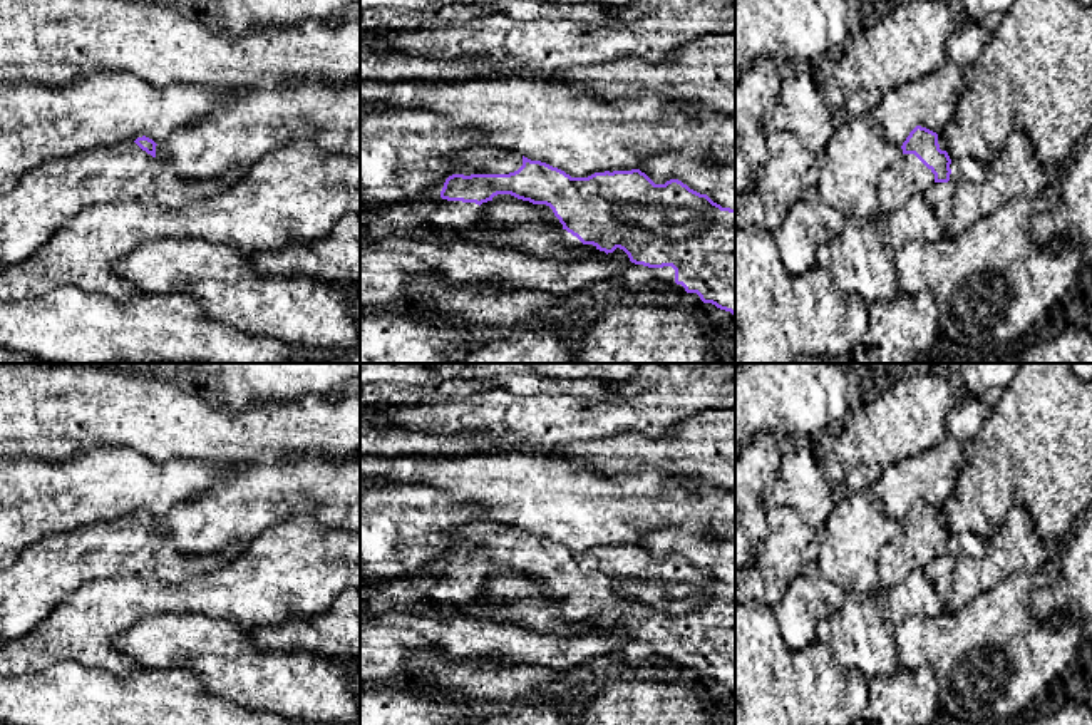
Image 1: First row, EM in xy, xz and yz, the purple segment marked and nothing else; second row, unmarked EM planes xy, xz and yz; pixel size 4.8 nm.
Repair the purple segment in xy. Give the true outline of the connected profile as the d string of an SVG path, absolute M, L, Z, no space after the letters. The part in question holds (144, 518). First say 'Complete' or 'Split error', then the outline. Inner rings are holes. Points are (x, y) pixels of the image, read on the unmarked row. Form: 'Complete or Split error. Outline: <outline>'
Split error. Outline: M146 511L116 521L95 522L70 532L52 534L23 549L18 558L0 569L0 640L17 640L32 631L69 593L79 586L106 578L159 578L167 583L179 583L191 576L209 573L224 563L238 558L248 544L229 544L224 551L211 556L184 556L173 544L156 534L156 517Z

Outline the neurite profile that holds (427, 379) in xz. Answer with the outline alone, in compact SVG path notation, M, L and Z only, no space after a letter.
M360 363L360 405L456 402L496 387L516 395L574 395L591 400L611 395L610 383L603 380L549 378L534 372L514 372L507 378L440 380L424 363Z

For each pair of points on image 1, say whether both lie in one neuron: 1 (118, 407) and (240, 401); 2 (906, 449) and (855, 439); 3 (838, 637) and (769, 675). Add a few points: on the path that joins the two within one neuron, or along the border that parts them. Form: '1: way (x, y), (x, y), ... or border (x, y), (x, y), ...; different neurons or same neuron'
1: border (267, 402), (257, 402), (242, 411), (228, 409); different neurons
2: border (868, 419), (893, 422), (896, 449), (891, 459); different neurons
3: border (816, 638), (828, 647), (843, 667), (855, 670); different neurons

